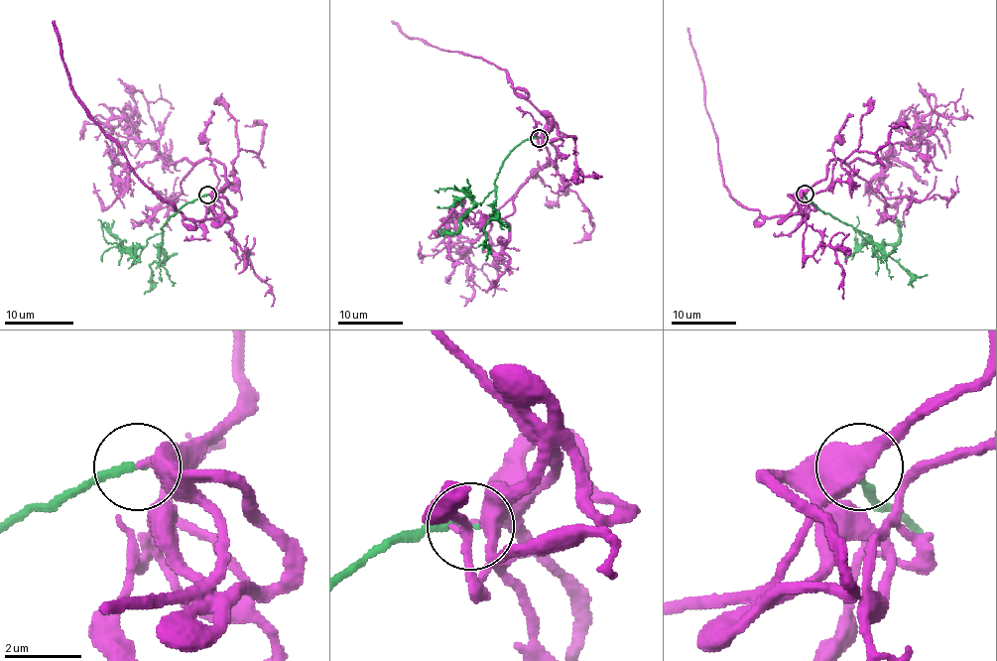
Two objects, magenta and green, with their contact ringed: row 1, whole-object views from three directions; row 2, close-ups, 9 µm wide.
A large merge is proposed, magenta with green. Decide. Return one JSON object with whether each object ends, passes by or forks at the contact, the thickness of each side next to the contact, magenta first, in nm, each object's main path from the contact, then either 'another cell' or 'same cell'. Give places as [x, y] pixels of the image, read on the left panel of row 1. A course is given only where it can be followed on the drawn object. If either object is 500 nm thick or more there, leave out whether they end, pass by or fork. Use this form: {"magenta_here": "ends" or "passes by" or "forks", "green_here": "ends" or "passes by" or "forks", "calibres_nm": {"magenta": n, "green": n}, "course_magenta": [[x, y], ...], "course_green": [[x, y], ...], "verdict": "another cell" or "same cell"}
{"magenta_here": "passes by", "green_here": "ends", "calibres_nm": {"magenta": 240, "green": 180}, "course_magenta": [[206, 196], [212, 198], [212, 210], [219, 217], [187, 219], [138, 177], [126, 154], [75, 93], [52, 21]], "course_green": [[206, 196], [187, 202], [167, 219], [162, 231], [150, 236], [138, 256], [110, 231], [112, 219]], "verdict": "same cell"}

